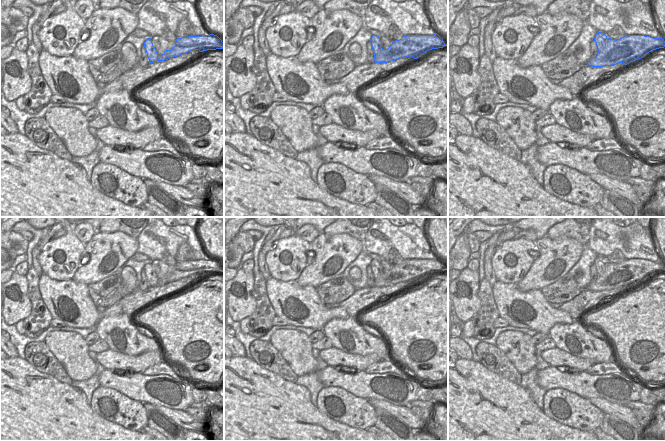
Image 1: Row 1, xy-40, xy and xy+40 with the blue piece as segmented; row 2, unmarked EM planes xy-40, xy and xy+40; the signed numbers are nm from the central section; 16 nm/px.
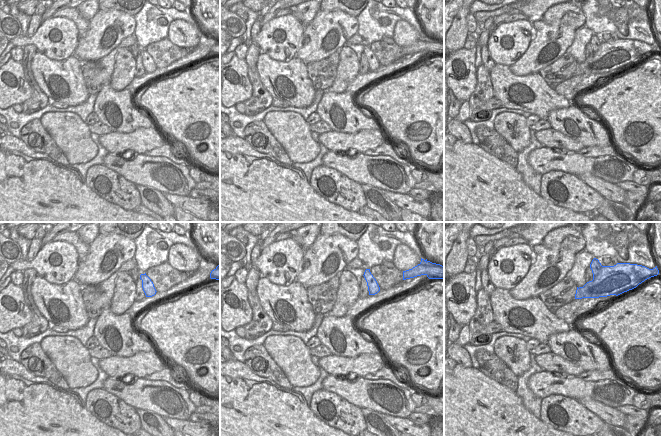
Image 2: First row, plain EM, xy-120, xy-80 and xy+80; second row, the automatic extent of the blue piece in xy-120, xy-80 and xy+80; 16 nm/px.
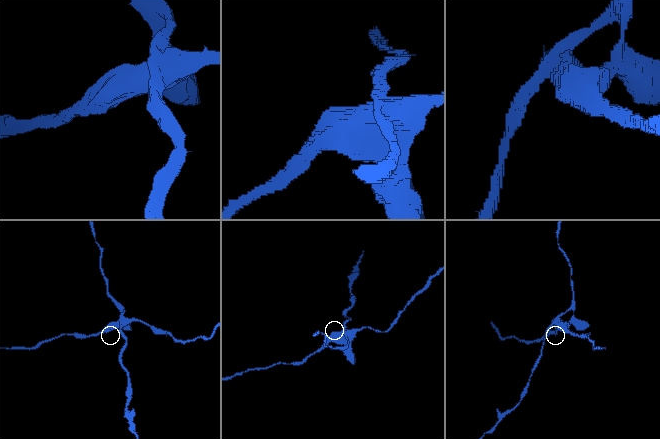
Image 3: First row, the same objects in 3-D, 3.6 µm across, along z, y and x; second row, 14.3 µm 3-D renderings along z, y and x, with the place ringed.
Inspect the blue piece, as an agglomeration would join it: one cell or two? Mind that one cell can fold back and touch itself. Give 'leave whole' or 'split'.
split

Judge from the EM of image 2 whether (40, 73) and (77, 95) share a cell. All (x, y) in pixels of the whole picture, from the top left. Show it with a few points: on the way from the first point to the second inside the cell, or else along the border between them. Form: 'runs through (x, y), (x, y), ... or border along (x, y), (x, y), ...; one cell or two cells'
runs through (50, 74), (61, 75), (69, 85); one cell

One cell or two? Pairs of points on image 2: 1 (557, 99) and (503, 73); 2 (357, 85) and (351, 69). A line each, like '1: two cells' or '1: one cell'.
1: one cell
2: two cells

